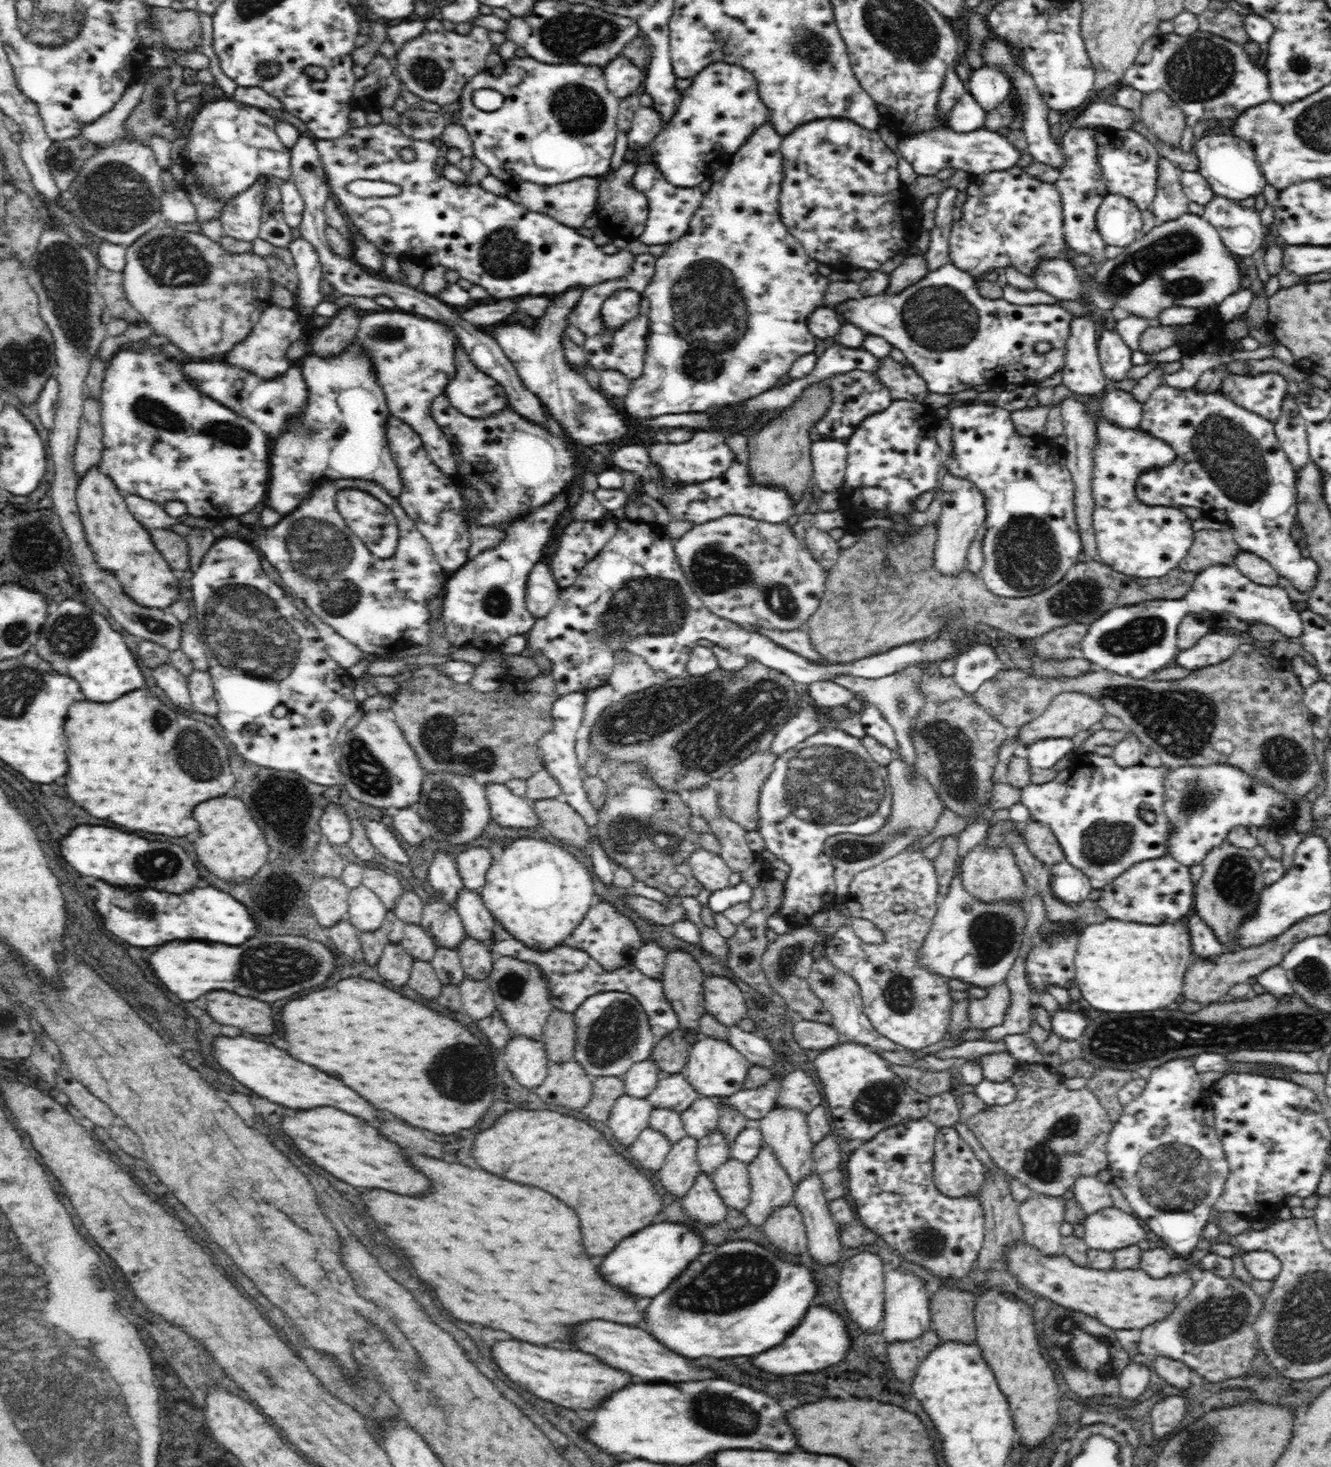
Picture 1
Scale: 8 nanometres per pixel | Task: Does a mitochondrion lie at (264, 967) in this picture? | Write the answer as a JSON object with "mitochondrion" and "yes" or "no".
{"mitochondrion":"yes"}

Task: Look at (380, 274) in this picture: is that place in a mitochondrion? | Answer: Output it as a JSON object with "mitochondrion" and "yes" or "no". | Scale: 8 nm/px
{"mitochondrion":"no"}

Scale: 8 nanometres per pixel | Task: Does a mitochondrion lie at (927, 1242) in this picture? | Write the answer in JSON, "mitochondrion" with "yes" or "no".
{"mitochondrion":"yes"}

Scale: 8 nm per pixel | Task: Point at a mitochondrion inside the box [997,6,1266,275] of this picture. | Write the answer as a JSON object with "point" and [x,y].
{"point":[1202,68]}

